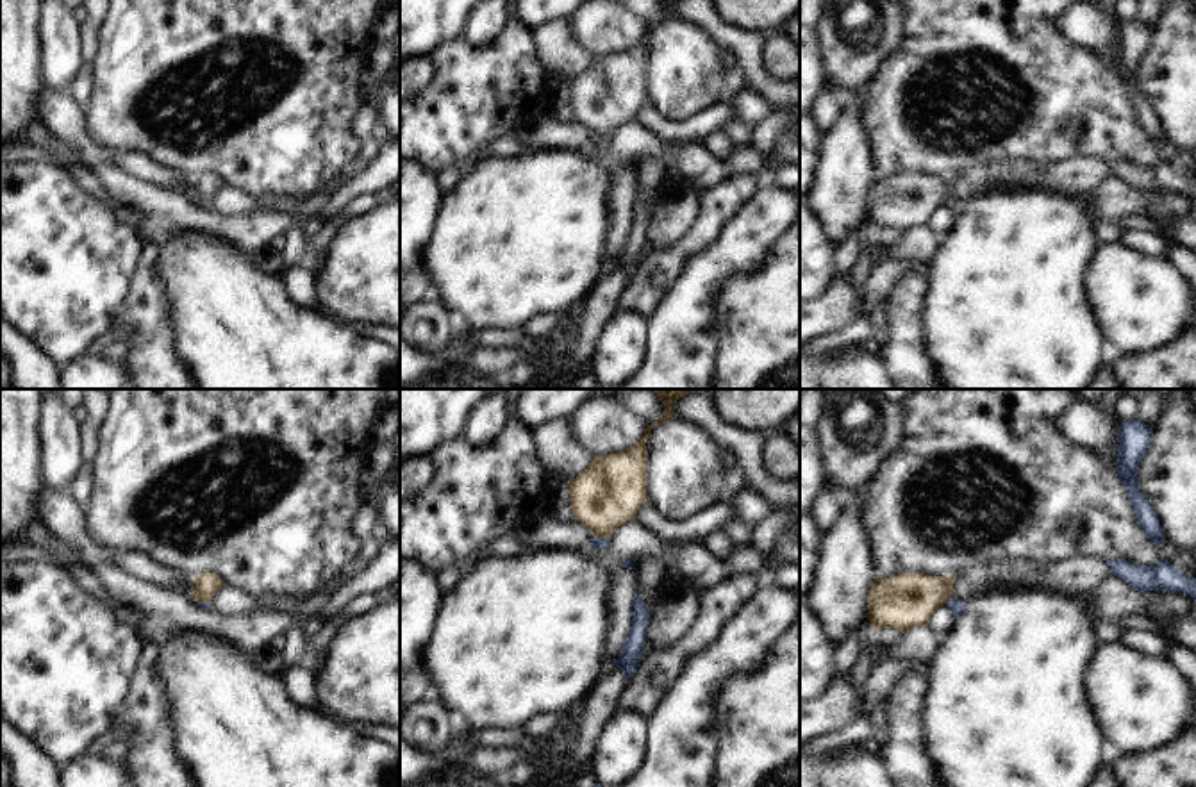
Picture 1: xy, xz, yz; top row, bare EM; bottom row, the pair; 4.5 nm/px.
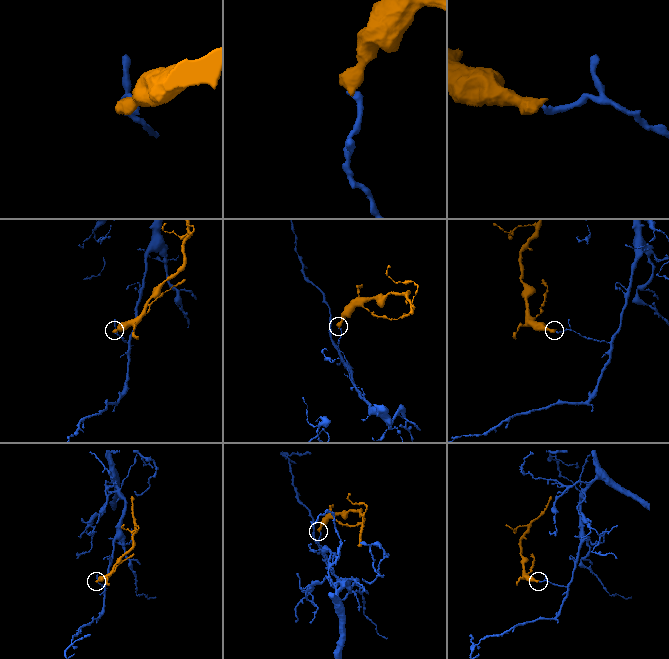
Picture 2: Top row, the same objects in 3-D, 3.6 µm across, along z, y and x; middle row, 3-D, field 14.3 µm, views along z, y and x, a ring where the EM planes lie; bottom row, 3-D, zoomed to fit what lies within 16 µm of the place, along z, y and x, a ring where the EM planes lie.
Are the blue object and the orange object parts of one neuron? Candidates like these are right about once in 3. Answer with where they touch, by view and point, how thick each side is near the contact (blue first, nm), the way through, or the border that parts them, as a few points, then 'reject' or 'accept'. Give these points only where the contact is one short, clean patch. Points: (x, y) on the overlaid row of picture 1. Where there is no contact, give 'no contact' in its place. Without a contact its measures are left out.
meets blue in yz at (950, 598); 70 nm thick on the blue side, 260 nm on the other; border along yz (952, 595), (945, 602); reject

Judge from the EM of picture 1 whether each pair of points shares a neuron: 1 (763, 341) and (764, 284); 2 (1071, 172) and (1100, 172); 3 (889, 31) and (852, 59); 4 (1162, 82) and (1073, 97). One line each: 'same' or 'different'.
1: same
2: same
3: same
4: different

